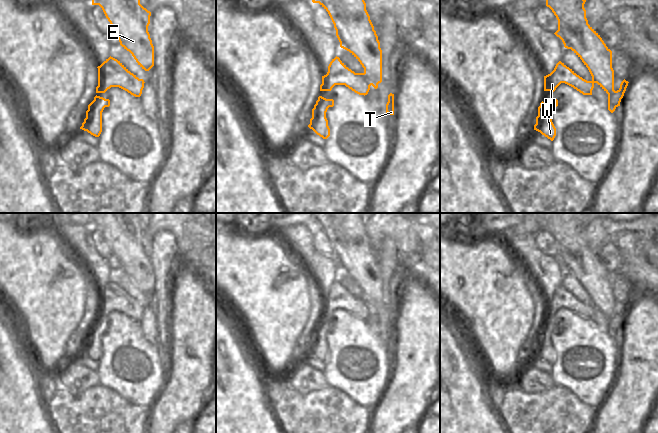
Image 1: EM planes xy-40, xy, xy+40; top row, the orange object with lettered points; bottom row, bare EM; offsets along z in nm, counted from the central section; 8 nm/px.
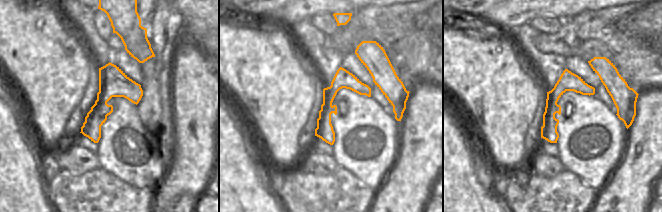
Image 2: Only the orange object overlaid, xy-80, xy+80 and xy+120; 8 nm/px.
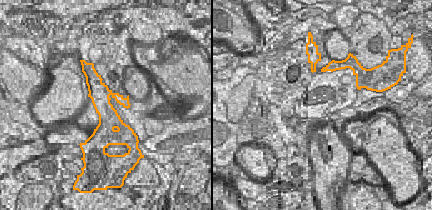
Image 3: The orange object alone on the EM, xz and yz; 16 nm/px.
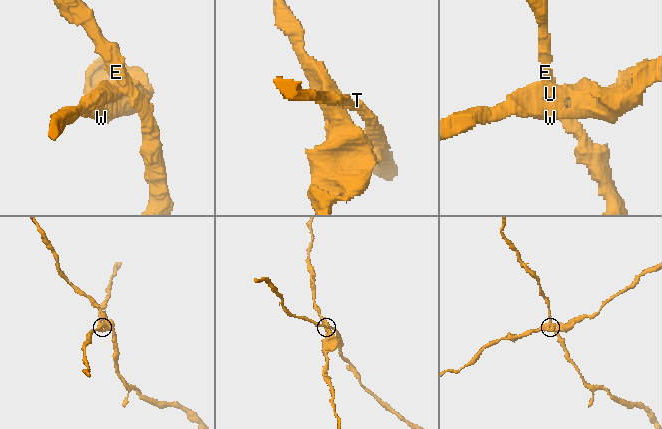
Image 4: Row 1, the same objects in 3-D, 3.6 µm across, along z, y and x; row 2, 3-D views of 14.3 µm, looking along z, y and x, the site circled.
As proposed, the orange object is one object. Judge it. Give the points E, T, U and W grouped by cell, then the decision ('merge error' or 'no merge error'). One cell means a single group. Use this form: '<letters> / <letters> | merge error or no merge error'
E T / U W | merge error

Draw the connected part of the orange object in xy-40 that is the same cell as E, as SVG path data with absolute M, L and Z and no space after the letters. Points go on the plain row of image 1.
M90 213L90 218L92 229L102 232L120 269L132 278L142 293L149 295L154 290L154 270L148 256L151 236L140 228L136 213Z

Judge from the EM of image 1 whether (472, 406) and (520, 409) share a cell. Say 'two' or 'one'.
two

